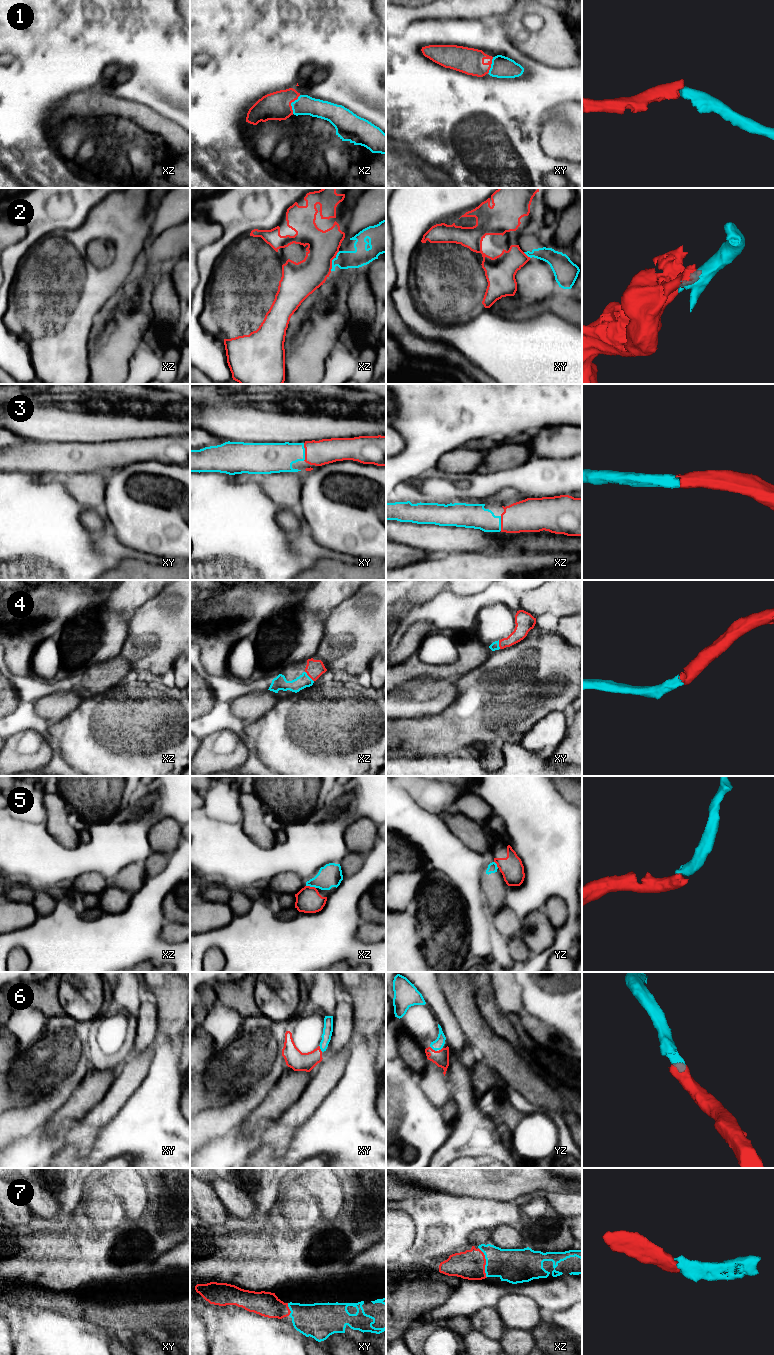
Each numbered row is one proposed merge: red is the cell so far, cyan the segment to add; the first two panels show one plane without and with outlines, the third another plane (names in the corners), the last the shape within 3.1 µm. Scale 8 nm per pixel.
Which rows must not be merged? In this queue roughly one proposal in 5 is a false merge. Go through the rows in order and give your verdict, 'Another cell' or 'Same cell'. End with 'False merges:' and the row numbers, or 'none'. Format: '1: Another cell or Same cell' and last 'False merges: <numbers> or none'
1: Same cell
2: Another cell
3: Same cell
4: Same cell
5: Another cell
6: Same cell
7: Same cell
False merges: 2, 5

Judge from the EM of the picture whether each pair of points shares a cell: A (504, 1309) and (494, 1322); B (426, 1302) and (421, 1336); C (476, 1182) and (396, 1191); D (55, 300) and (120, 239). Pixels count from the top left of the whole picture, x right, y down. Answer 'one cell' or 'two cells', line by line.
A: two cells
B: two cells
C: two cells
D: one cell

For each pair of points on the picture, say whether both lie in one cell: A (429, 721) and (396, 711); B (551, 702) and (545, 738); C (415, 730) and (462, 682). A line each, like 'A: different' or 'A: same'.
A: different
B: different
C: same

